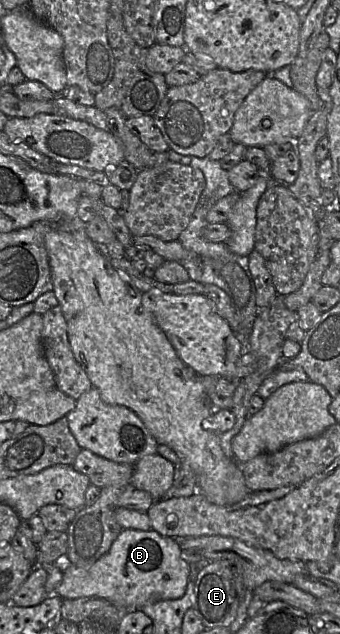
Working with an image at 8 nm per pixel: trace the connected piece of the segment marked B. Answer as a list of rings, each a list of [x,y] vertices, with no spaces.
[[[152,529],[149,531],[121,530],[109,551],[88,568],[67,564],[65,559],[60,563],[62,563],[63,578],[55,591],[58,596],[63,599],[101,598],[124,611],[141,610],[143,606],[158,601],[181,598],[186,592],[190,573],[188,563],[182,558],[182,549],[177,539],[163,537]]]

